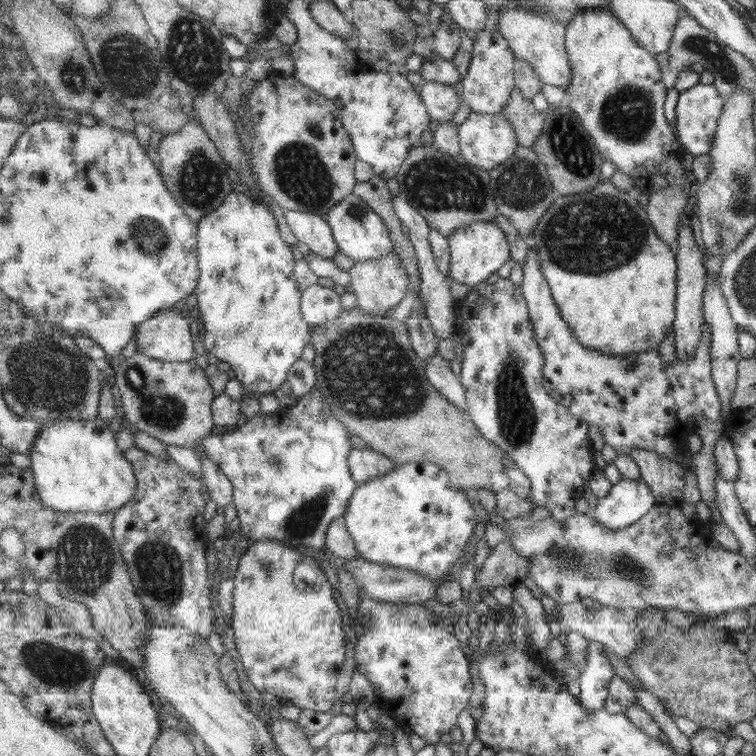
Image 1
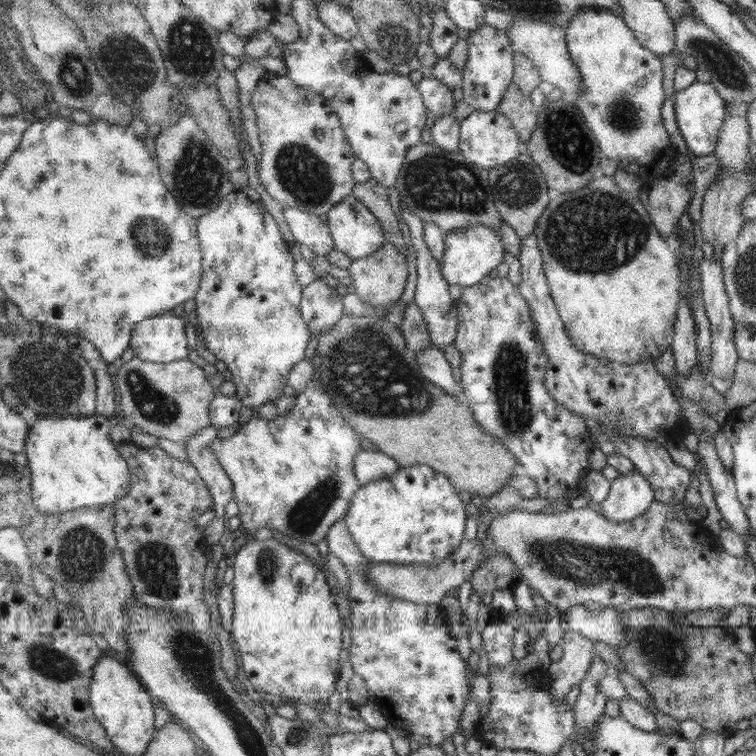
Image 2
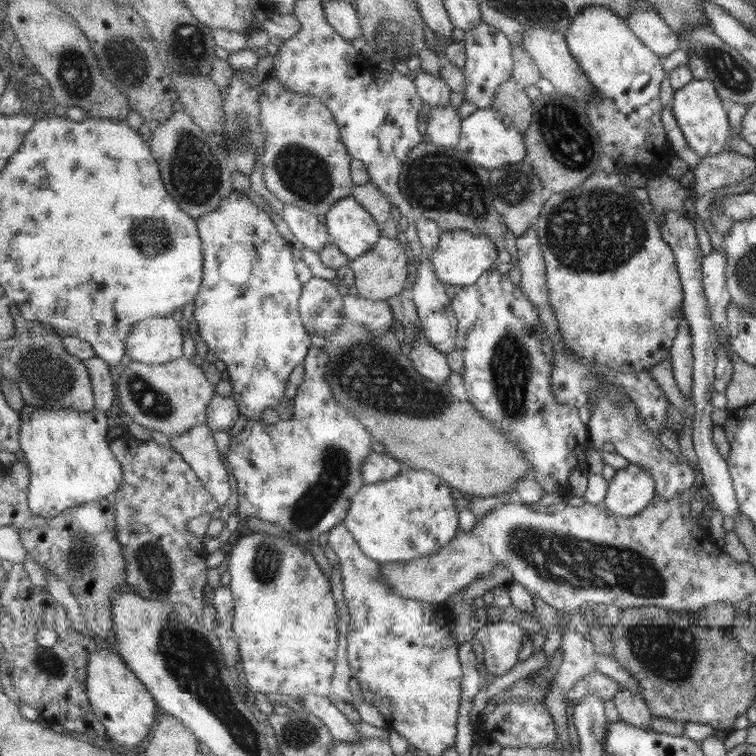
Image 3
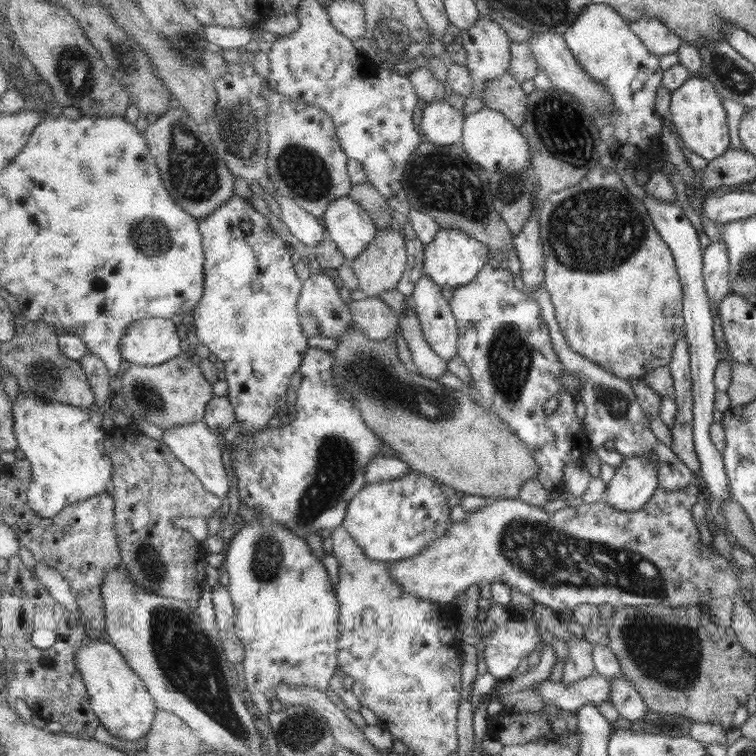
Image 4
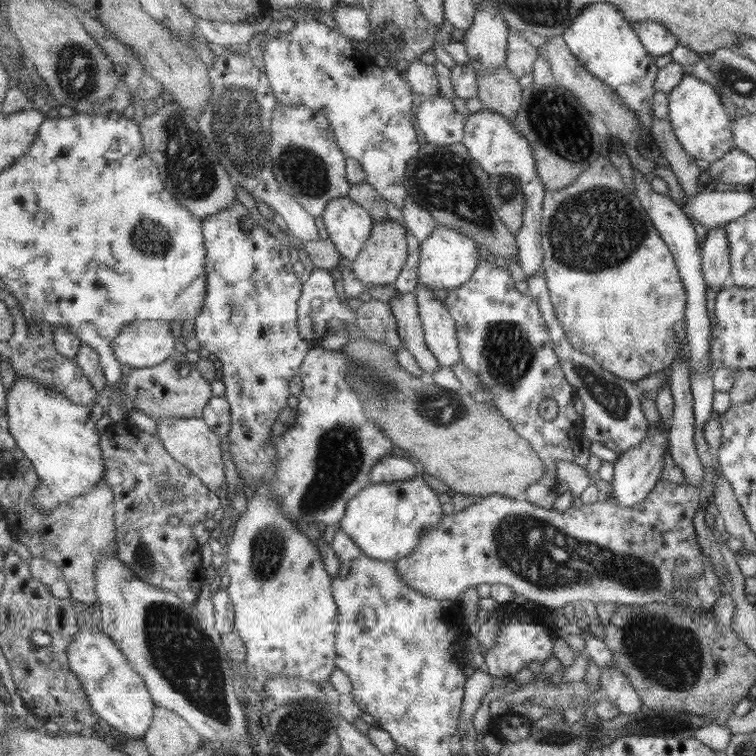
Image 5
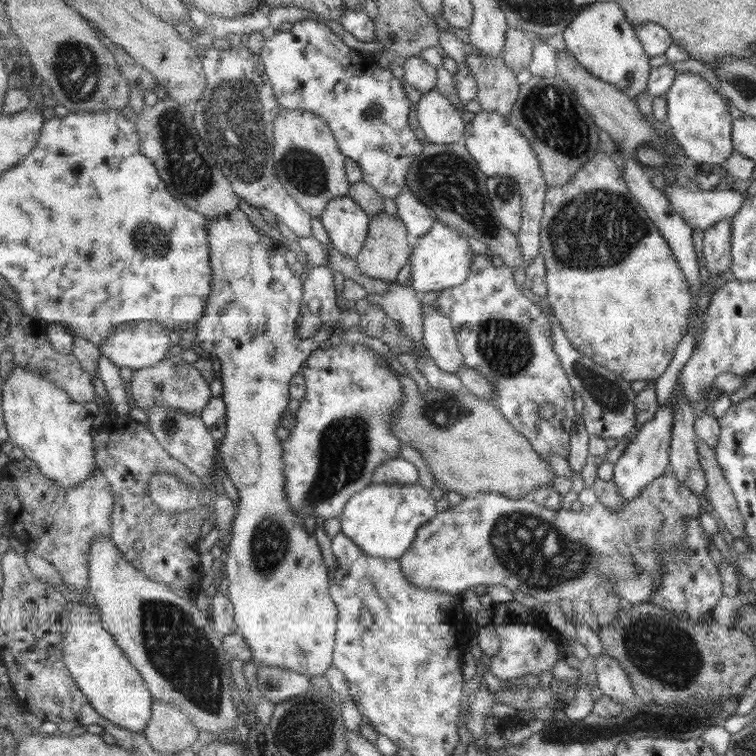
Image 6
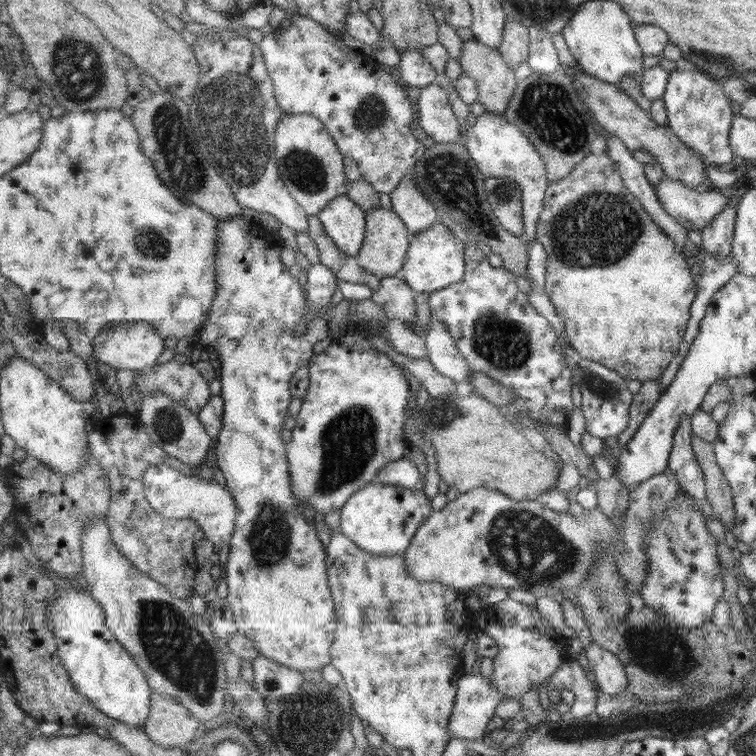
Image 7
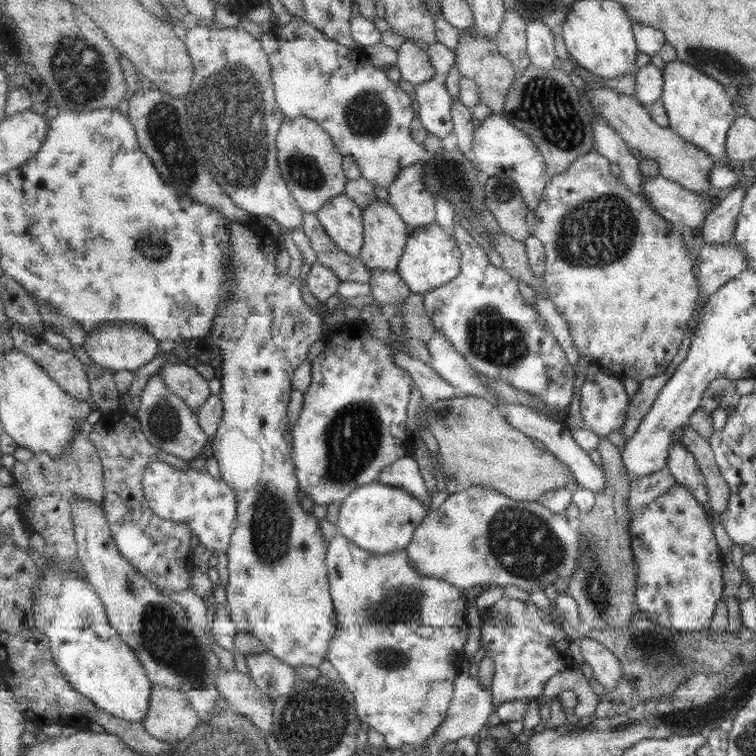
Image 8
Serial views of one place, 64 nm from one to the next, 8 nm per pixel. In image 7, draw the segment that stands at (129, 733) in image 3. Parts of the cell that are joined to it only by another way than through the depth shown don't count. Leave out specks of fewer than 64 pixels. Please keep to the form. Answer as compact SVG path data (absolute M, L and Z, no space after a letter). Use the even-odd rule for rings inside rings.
M61 580L60 586L57 588L58 600L49 615L49 625L55 629L55 637L57 637L57 645L59 645L59 657L63 659L65 669L69 671L71 680L75 683L77 690L99 709L103 714L107 714L109 718L119 720L123 724L143 727L147 718L151 714L152 690L150 683L147 682L147 676L139 664L135 662L135 658L125 650L125 646L115 638L115 634L106 624L106 616L103 608L93 599L93 596L82 590L75 590L76 584L68 580Z

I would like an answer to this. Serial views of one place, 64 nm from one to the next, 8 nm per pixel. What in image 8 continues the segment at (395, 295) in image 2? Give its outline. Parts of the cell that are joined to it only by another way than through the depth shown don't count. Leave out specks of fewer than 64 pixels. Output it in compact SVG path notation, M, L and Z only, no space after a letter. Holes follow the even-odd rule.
M381 199L371 202L363 209L364 218L364 245L360 257L365 267L369 270L395 270L399 269L405 246L410 238L410 229L403 217L389 202Z

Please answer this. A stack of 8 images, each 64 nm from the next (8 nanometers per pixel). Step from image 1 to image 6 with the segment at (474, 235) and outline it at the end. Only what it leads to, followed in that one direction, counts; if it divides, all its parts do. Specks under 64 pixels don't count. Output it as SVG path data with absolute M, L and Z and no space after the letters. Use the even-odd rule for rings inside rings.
M437 220L429 234L413 240L411 250L412 286L417 291L442 291L461 286L474 268L473 248L467 238L461 238L460 231Z

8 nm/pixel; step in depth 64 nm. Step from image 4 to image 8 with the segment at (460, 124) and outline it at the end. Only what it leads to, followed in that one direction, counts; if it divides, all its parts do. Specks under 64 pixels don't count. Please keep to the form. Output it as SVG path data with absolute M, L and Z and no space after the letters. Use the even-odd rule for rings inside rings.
M440 78L415 86L417 118L423 127L437 138L445 140L455 133L452 116L453 99Z

